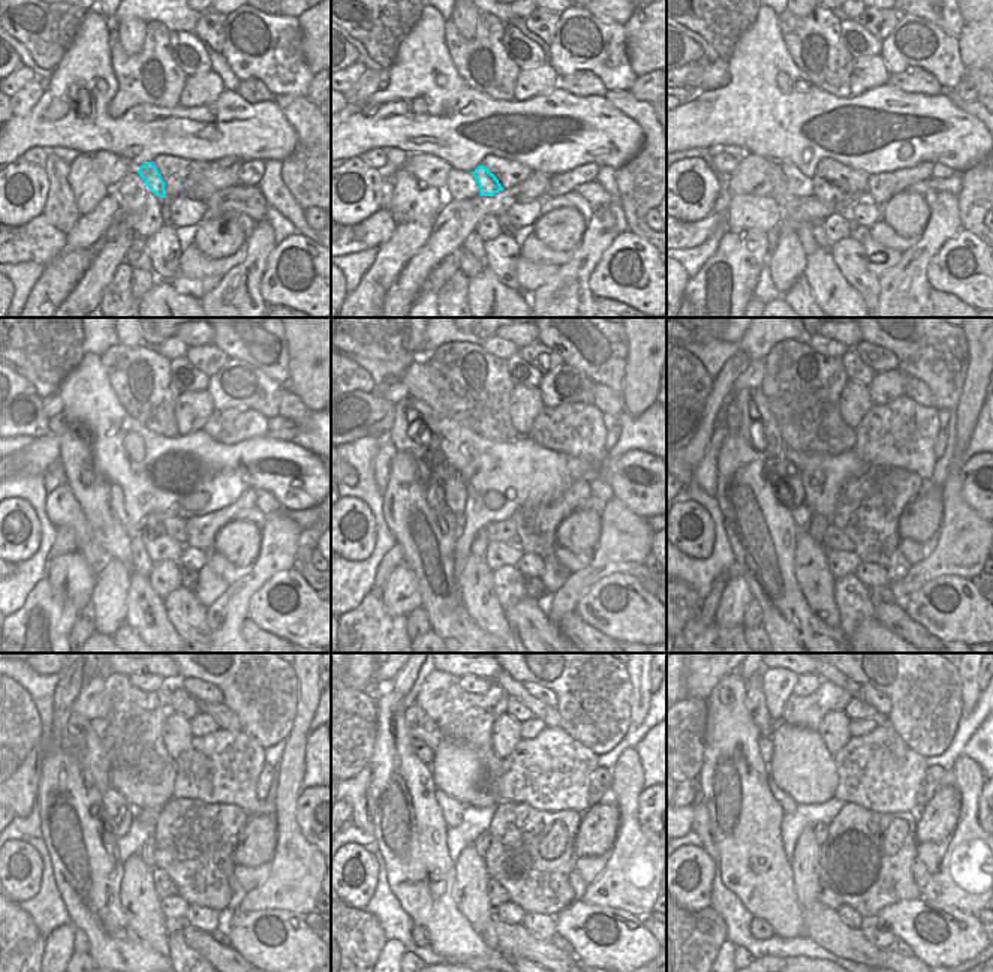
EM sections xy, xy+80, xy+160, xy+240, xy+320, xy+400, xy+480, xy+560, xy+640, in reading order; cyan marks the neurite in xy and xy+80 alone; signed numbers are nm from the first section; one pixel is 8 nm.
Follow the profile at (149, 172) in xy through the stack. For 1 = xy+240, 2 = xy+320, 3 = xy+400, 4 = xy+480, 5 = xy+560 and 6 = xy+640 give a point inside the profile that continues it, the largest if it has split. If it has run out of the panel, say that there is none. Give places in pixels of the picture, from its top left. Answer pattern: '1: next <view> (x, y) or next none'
1: next xy+240 (161, 548)
2: next xy+320 (497, 553)
3: next xy+400 (842, 563)
4: next xy+480 (174, 908)
5: next xy+560 (509, 912)
6: next xy+640 (849, 915)

